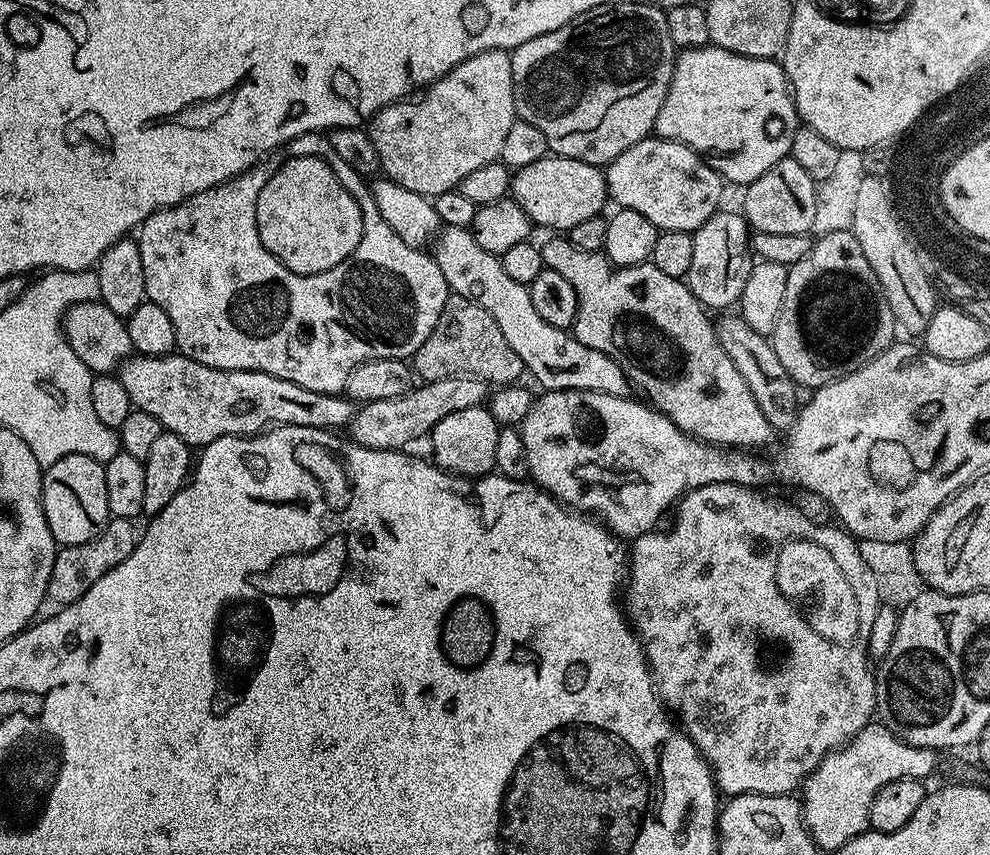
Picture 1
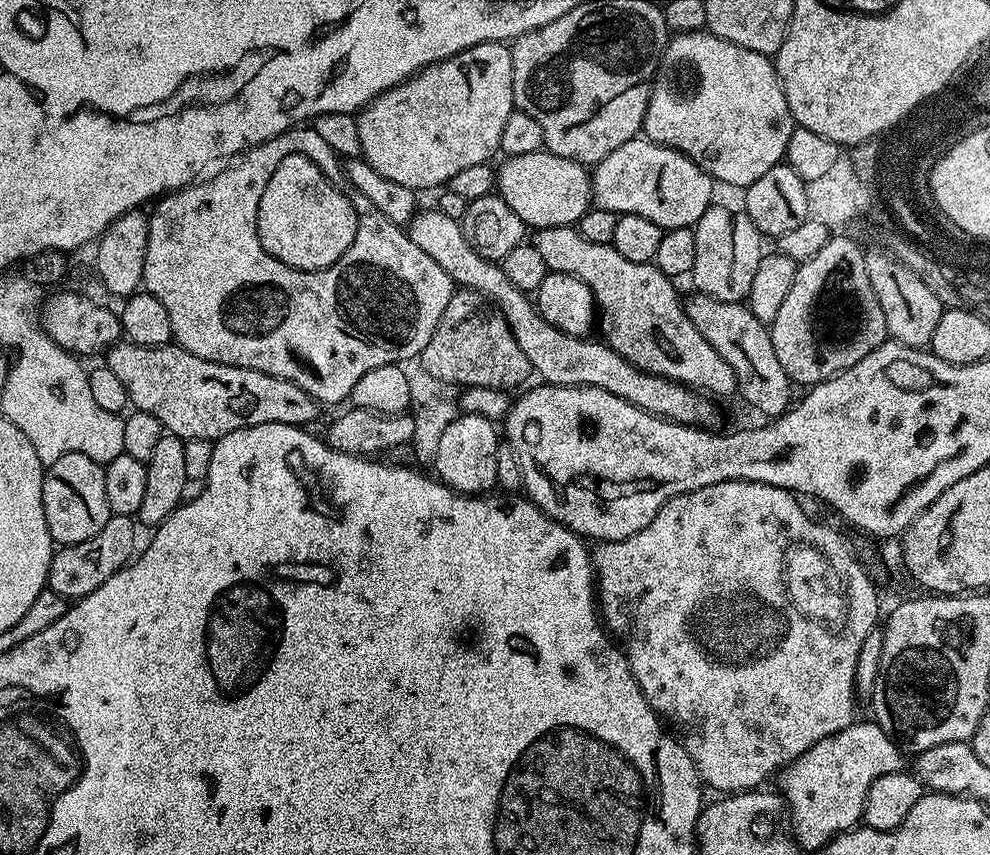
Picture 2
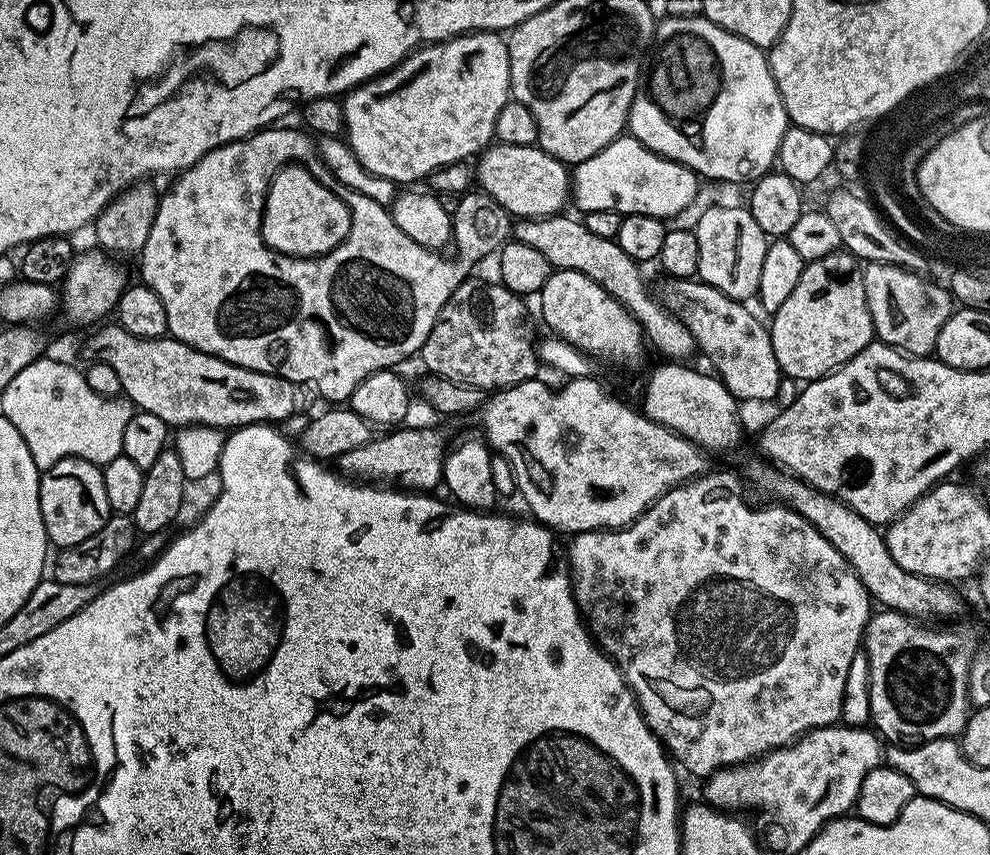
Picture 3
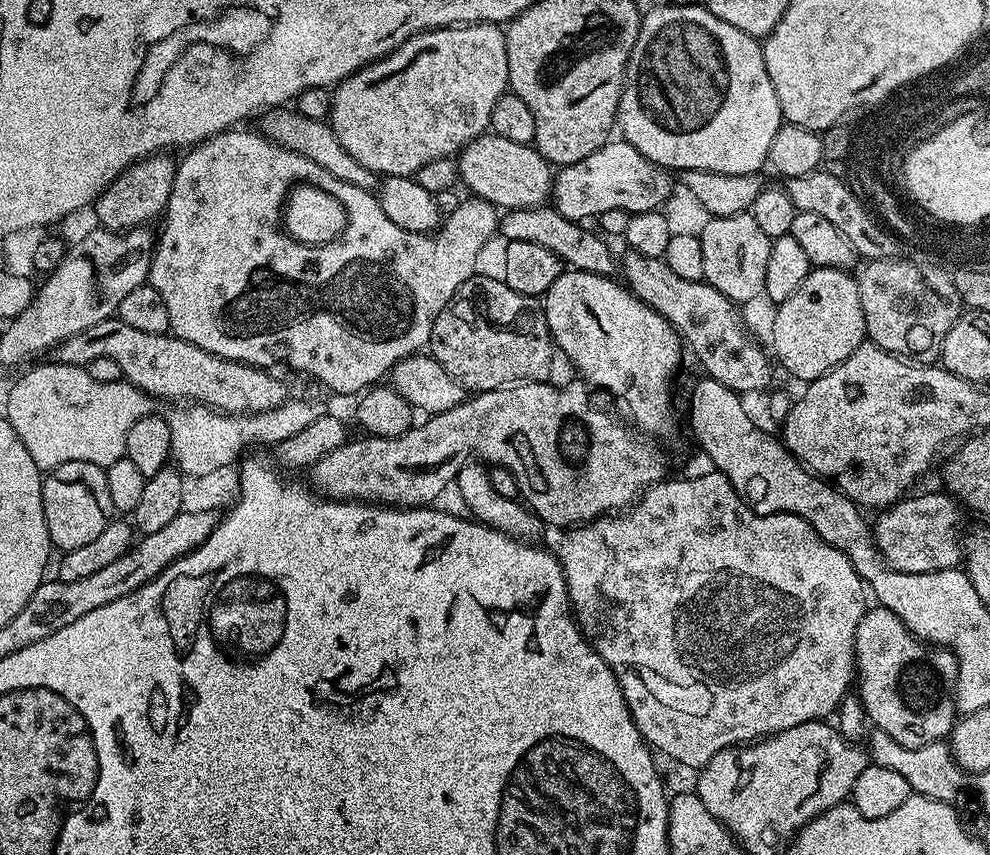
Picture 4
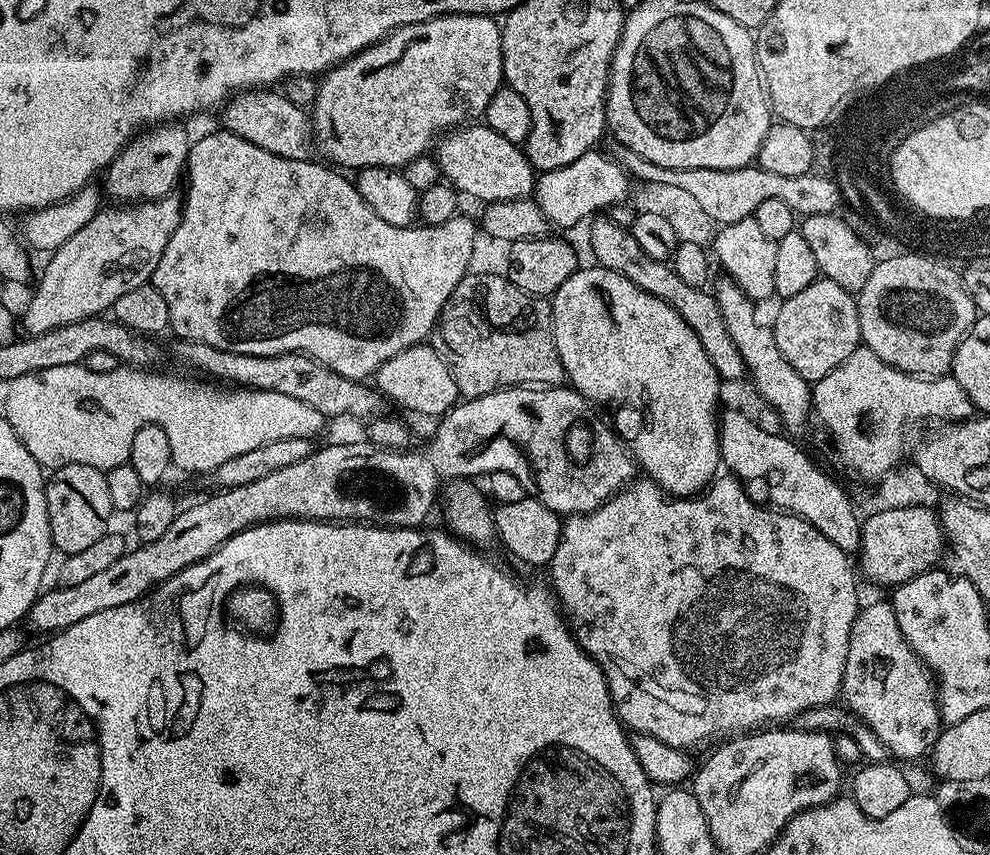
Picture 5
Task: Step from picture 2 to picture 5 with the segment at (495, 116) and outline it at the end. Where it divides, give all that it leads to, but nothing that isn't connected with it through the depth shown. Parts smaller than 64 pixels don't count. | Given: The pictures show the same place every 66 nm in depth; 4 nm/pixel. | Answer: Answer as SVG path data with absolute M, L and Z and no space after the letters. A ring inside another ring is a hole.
M435 16L426 22L402 26L376 44L364 48L357 56L351 56L348 60L343 60L341 64L336 65L335 68L328 69L327 72L323 73L322 79L319 81L316 90L316 101L310 106L312 134L319 155L321 152L322 155L329 156L329 158L324 158L327 158L333 165L339 166L341 169L352 168L351 170L359 170L380 166L382 168L402 170L410 162L414 162L418 157L425 155L437 143L438 138L461 126L467 126L479 121L483 117L486 108L490 106L490 100L494 98L494 94L505 83L500 30L501 25L490 16Z

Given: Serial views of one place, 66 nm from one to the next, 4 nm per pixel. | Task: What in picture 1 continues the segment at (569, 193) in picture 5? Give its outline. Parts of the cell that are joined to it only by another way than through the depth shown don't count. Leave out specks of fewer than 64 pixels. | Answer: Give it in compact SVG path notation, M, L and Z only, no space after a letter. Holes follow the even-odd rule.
M649 138L630 146L606 168L608 195L613 205L638 210L660 232L696 232L721 207L725 181L701 153L677 140Z

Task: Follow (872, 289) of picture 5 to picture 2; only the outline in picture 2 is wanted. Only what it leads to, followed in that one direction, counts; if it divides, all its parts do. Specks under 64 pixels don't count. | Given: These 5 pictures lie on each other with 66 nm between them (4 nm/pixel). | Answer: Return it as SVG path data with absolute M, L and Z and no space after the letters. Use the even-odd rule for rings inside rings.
M866 255L866 274L870 274L870 286L874 286L878 306L882 306L882 314L886 314L889 337L907 348L927 349L932 342L934 326L938 326L938 318L945 310L935 290L922 277L915 276L916 272L907 263L885 255Z

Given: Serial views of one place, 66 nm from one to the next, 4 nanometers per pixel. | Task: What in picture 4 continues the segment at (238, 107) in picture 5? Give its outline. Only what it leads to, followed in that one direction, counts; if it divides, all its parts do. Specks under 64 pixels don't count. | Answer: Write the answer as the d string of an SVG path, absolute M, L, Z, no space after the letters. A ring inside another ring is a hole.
M269 110L259 117L258 124L265 139L273 140L278 146L302 158L308 158L310 162L318 162L318 166L322 166L322 170L326 170L328 177L337 185L350 182L350 186L362 186L369 190L377 187L376 173L366 170L366 166L362 166L357 160L350 158L346 150L342 150L342 144L338 142L335 132L325 121L306 118L295 110Z

